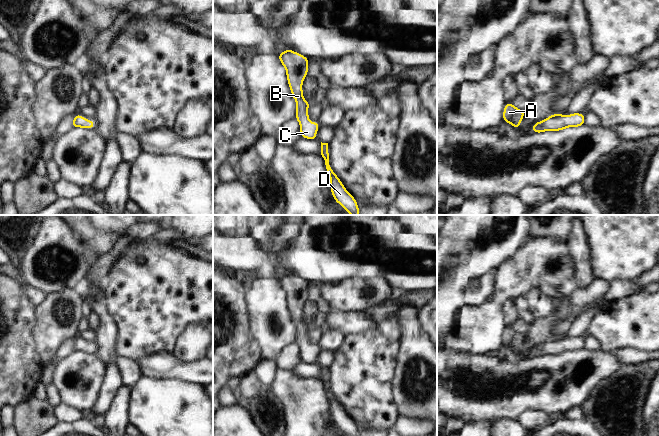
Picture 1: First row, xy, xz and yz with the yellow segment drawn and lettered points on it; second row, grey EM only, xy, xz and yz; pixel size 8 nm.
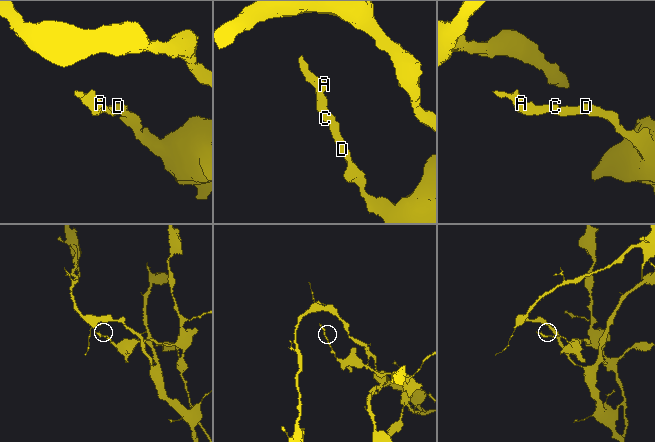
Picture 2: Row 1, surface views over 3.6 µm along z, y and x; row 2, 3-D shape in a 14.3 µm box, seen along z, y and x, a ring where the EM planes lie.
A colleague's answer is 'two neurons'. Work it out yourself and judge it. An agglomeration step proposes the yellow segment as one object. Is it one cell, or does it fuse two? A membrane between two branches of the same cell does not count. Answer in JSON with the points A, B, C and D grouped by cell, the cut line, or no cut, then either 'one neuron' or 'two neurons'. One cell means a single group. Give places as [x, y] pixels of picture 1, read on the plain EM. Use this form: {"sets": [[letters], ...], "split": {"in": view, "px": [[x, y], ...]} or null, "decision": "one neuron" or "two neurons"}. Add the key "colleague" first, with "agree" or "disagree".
{"colleague": "disagree", "sets": [["A", "B", "C", "D"]], "split": null, "decision": "one neuron"}

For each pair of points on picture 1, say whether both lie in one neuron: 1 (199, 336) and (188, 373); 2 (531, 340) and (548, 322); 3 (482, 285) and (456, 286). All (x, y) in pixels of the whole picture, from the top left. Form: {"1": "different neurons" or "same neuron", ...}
{"1": "different neurons", "2": "same neuron", "3": "different neurons"}

